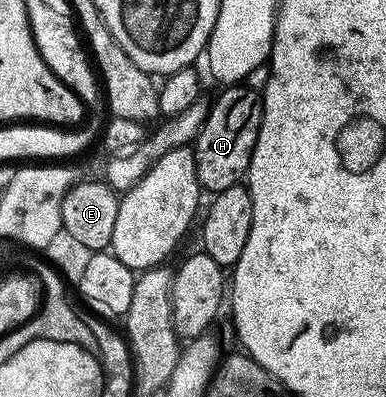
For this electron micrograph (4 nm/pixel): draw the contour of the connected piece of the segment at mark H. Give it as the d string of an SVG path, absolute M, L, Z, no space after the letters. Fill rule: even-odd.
M230 85L213 104L209 104L206 119L198 130L198 138L194 140L194 160L196 161L196 177L199 188L203 192L217 193L237 187L245 180L250 169L252 153L256 145L256 137L262 124L261 94L248 85Z

